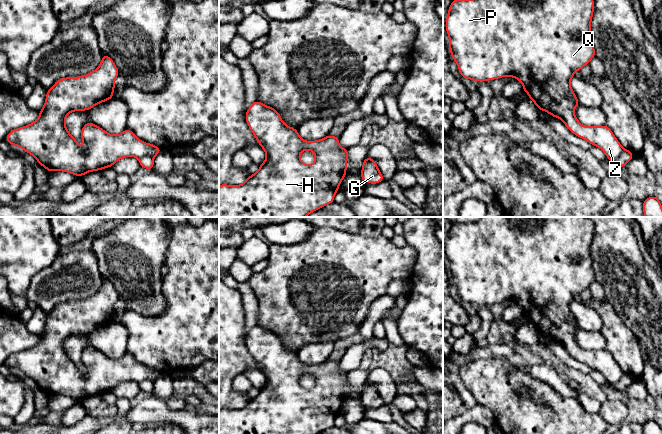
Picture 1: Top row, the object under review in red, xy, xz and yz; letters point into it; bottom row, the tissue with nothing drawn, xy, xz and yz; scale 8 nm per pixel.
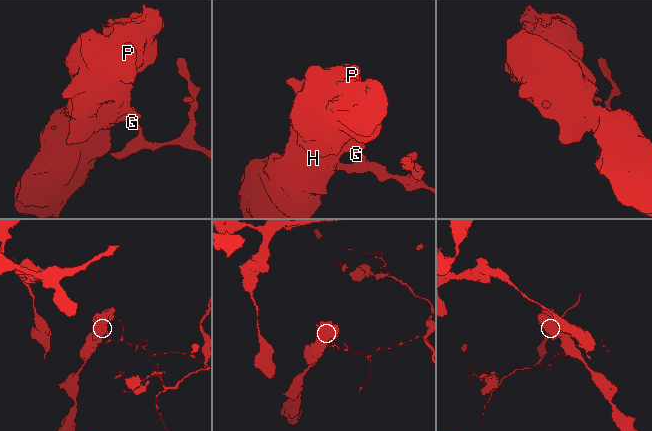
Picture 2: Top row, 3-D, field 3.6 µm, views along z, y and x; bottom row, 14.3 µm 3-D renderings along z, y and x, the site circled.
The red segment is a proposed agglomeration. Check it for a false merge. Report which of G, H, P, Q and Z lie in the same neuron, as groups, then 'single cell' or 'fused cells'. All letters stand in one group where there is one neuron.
groups G / H P Q Z; fused cells

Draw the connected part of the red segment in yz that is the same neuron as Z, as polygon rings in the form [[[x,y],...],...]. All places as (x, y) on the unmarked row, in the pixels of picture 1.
[[[480,217],[475,223],[452,224],[445,252],[451,282],[456,285],[462,302],[480,306],[514,301],[522,307],[523,315],[538,334],[559,342],[570,356],[600,372],[613,384],[625,373],[608,350],[583,350],[578,345],[574,332],[581,327],[570,309],[574,297],[589,289],[596,280],[590,254],[594,229],[594,223],[587,217]]]

